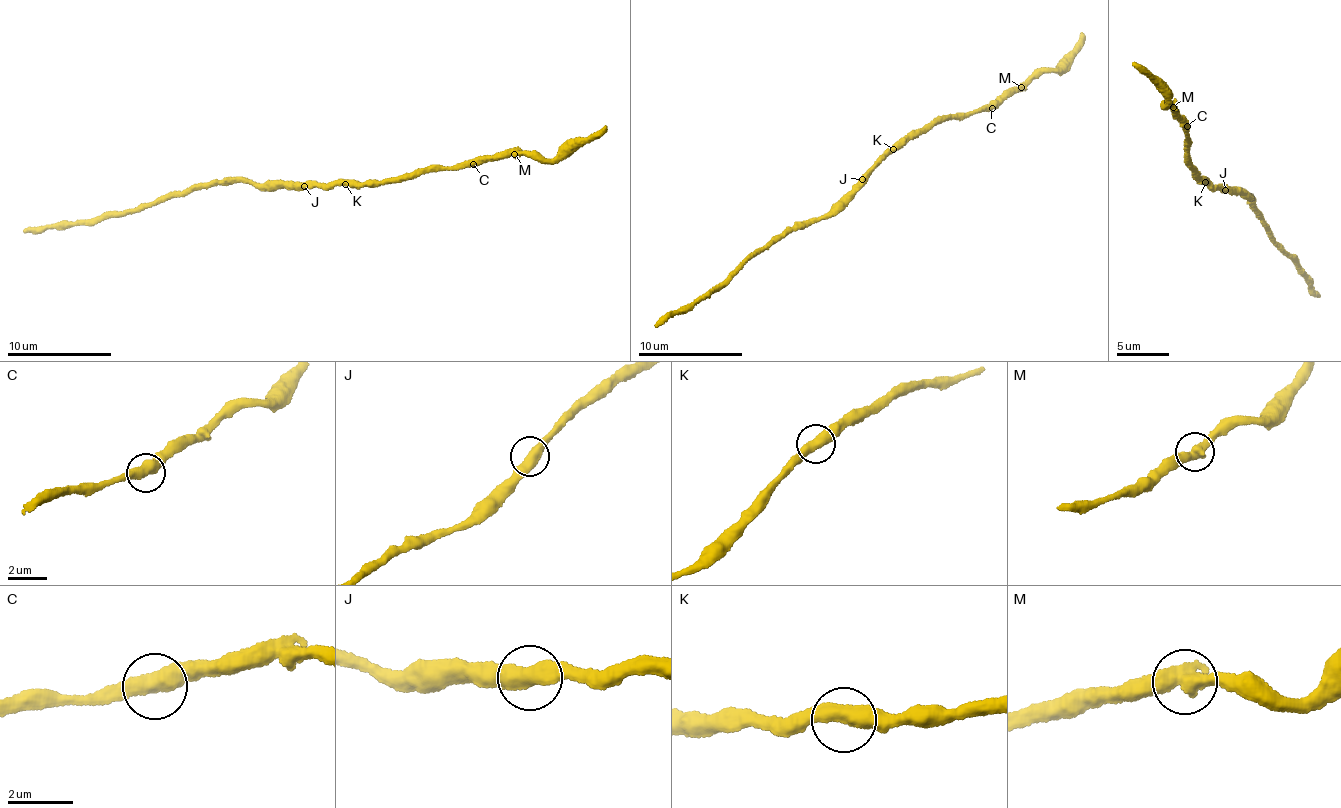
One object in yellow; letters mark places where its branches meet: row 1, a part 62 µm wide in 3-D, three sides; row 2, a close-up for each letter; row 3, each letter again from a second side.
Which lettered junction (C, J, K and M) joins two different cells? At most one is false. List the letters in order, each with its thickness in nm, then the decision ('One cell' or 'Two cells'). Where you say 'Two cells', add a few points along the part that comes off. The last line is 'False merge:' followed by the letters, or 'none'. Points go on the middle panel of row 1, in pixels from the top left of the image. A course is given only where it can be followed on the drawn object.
C: Thickness 500 nm. One cell
J: Thickness 500 nm. One cell
K: Thickness 480 nm. One cell
M: Thickness 500 nm. One cell
False merge: none

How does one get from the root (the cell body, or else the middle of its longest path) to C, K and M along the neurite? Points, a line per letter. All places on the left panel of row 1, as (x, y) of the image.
C: (318, 183), (400, 180), (425, 169), (458, 169), (473, 164)
K: (318, 183), (345, 184)
M: (318, 183), (404, 180), (425, 169), (458, 169), (515, 154)

